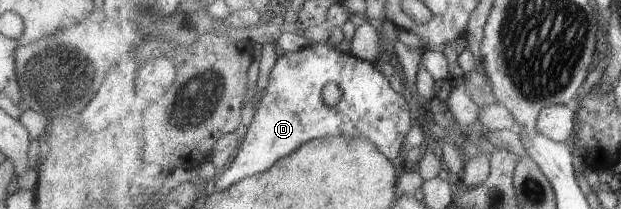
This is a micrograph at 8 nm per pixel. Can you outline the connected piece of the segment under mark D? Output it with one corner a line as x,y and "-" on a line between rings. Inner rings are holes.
326,43
314,44
308,48
302,48
300,52
288,52
280,57
270,74
270,86
264,90
260,108
255,112
243,145
238,151
233,162
226,167
224,172
217,172
213,178
216,190
222,191
244,178
256,176
267,172
280,160
288,154
300,149
302,144
314,138
322,136
350,136
350,138
366,138
378,146
378,150
390,160
400,156
402,144
406,141
406,136
412,129
412,112
402,96
402,92
392,90
390,80
378,69
375,64
360,60
353,54
344,54
338,52
334,46
-
334,83
342,91
341,100
335,106
328,106
324,102
324,88
326,84

